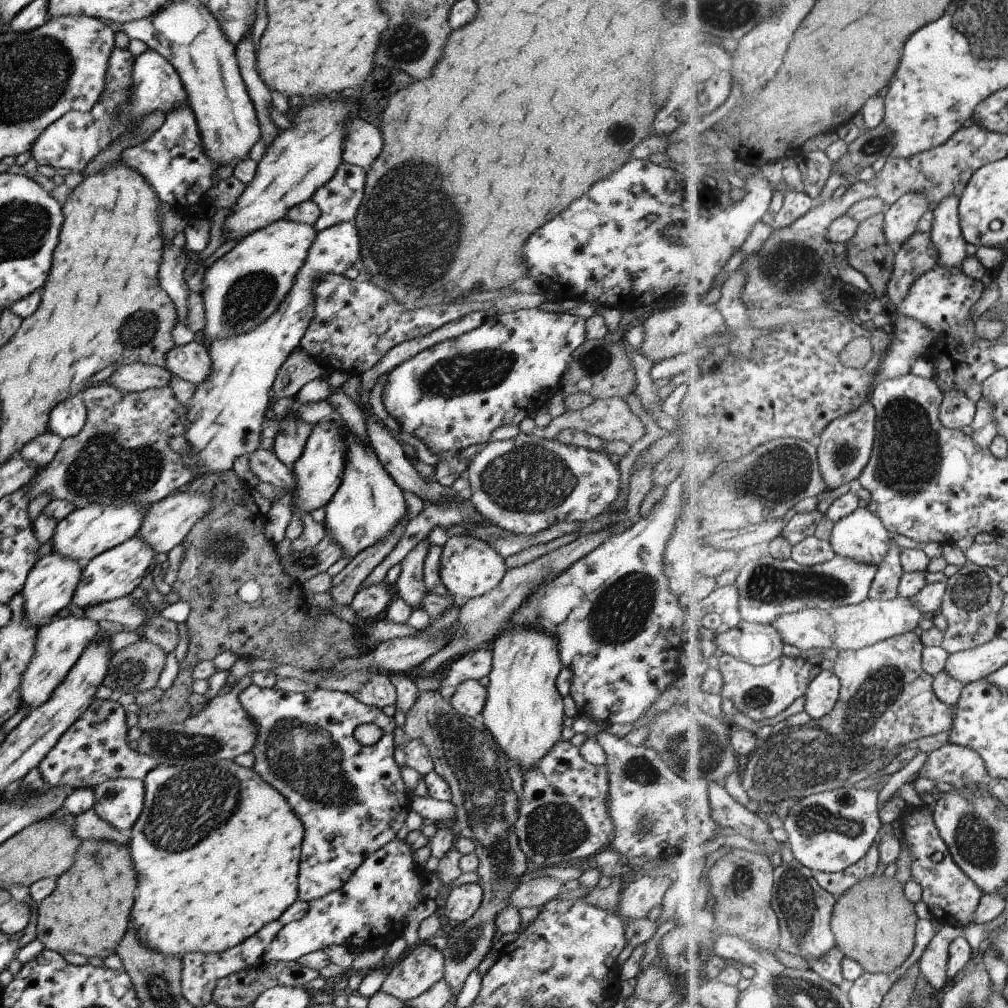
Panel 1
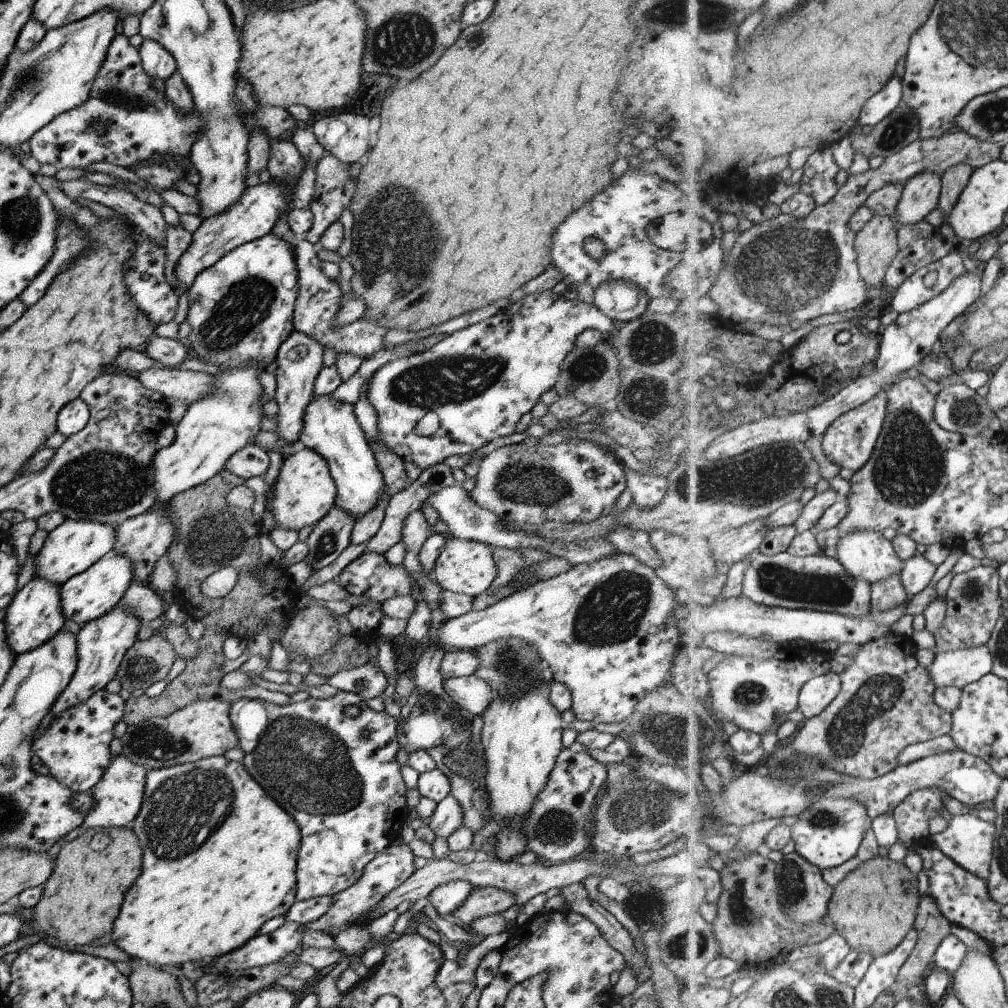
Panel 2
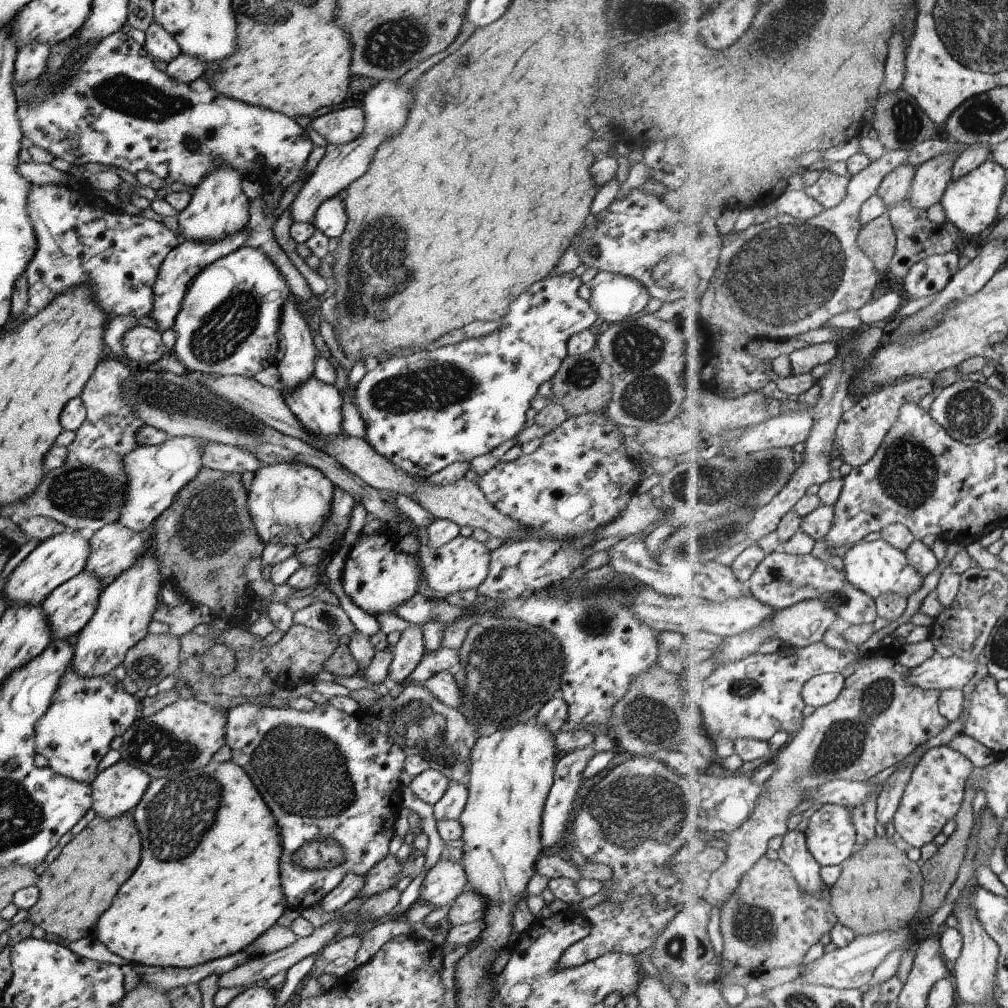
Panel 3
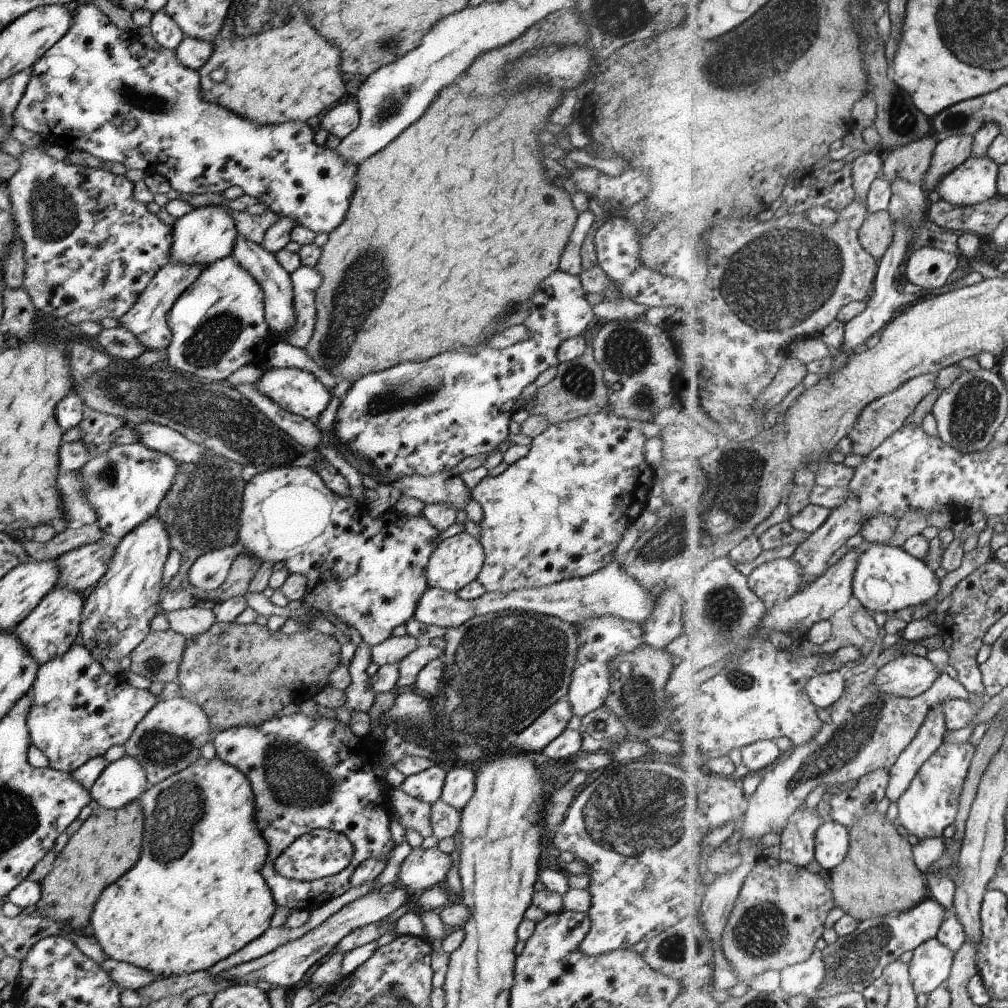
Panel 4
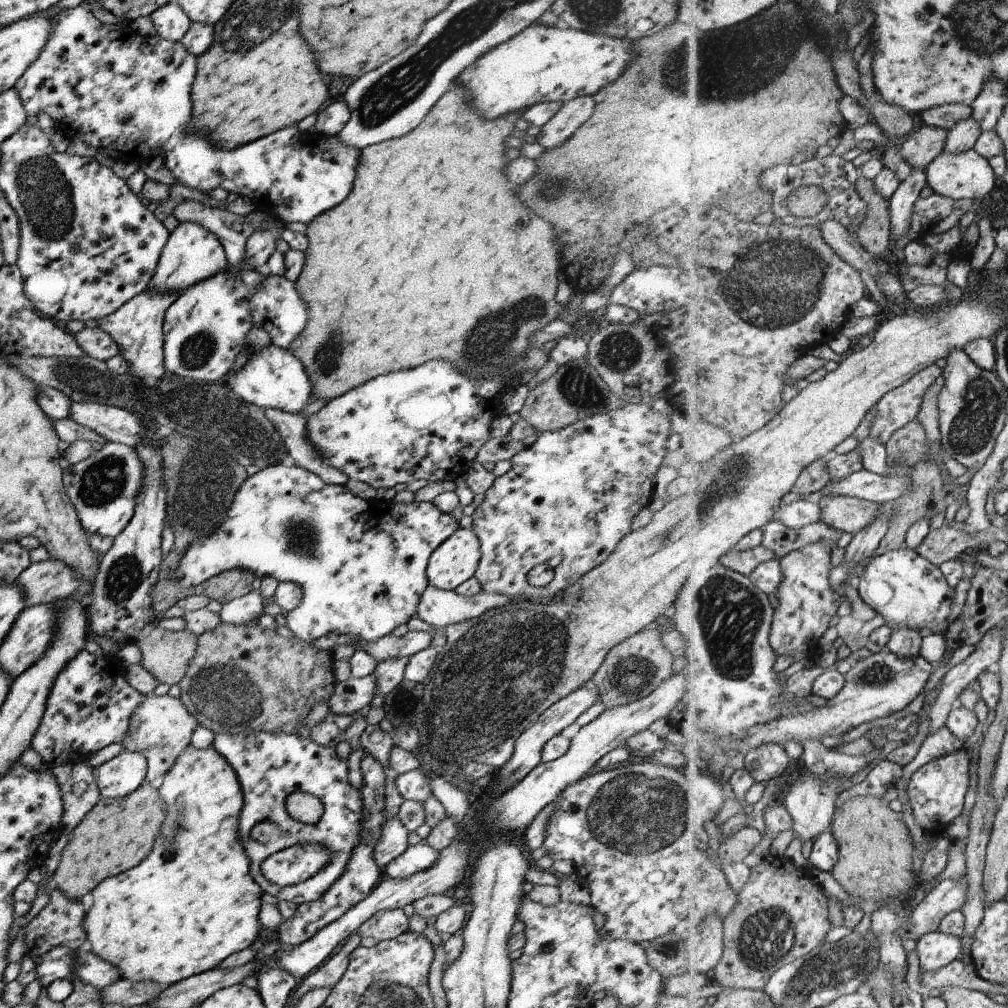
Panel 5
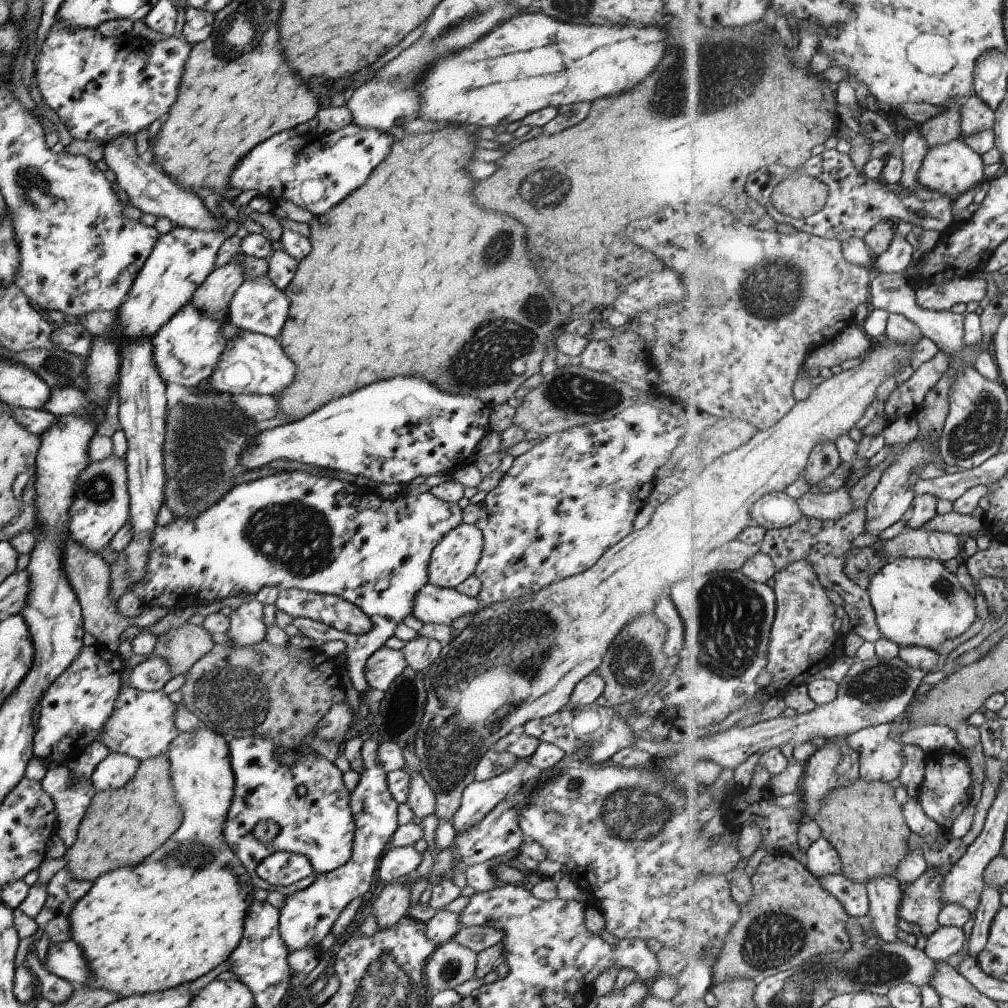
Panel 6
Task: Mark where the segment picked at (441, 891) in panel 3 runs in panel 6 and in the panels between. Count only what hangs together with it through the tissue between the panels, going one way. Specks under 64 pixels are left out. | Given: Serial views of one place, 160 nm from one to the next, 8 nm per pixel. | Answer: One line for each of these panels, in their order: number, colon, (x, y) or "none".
4: (421, 869)
5: (420, 856)
6: (396, 863)

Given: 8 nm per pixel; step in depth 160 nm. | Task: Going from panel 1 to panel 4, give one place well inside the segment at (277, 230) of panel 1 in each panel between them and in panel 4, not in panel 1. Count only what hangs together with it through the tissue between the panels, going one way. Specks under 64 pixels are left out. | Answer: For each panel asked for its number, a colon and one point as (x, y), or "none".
2: (239, 311)
3: (227, 324)
4: (217, 325)

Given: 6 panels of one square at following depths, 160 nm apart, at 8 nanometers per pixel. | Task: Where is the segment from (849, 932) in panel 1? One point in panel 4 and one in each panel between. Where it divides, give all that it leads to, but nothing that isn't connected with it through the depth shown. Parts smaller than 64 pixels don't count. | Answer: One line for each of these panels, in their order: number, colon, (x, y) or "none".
2: (874, 907)
3: (880, 888)
4: (879, 875)

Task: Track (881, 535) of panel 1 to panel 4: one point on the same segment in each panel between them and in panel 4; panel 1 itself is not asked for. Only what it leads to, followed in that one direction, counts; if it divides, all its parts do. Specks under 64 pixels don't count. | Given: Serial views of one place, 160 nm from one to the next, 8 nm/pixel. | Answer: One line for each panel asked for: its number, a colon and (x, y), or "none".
2: (868, 555)
3: (877, 568)
4: (887, 579)

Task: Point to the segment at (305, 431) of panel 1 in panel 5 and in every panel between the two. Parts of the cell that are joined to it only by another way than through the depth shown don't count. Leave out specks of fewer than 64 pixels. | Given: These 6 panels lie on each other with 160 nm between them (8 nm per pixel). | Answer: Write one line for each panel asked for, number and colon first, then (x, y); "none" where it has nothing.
2: (298, 359)
3: (294, 356)
4: (277, 297)
5: (231, 230)

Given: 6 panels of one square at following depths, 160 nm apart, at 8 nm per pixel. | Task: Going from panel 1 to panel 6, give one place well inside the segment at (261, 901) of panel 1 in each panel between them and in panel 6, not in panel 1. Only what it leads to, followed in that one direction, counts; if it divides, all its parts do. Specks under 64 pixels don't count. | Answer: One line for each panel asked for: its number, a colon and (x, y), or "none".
2: (204, 896)
3: (207, 885)
4: (196, 895)
5: (191, 903)
6: (161, 924)

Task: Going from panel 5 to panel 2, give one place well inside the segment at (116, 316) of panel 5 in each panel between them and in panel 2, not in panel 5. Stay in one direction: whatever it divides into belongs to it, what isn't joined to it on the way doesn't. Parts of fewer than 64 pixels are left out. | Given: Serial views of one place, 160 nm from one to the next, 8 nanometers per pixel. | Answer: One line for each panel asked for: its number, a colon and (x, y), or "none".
2: (253, 216)
3: (182, 263)
4: (146, 319)

